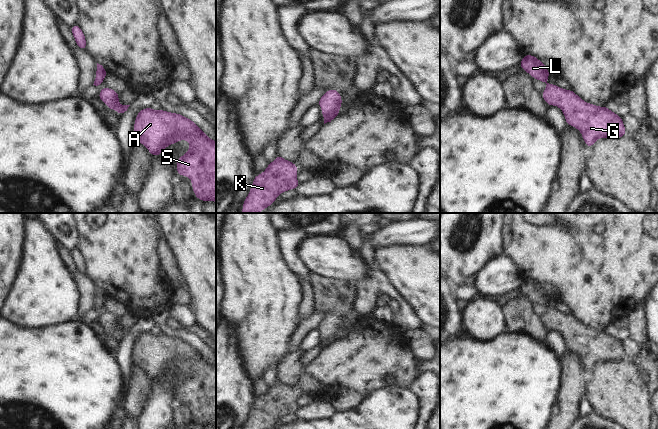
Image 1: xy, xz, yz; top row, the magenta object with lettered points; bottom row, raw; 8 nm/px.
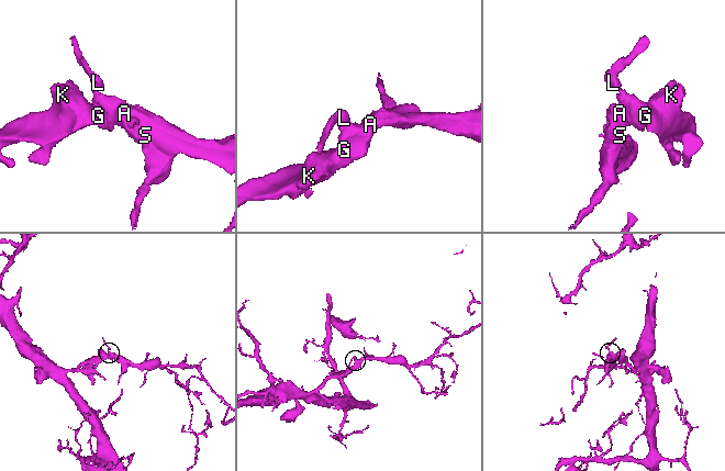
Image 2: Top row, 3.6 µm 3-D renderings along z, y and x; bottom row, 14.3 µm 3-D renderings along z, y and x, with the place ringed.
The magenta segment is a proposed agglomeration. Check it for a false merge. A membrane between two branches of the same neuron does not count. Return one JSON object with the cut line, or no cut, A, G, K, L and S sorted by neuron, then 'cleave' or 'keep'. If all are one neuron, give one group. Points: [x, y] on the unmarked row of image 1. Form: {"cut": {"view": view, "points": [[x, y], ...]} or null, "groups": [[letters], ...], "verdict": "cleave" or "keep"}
{"cut": null, "groups": [["A", "G", "K", "L", "S"]], "verdict": "keep"}

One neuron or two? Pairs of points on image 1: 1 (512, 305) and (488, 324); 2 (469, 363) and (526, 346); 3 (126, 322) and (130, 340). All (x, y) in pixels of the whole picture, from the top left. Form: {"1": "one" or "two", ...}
{"1": "two", "2": "one", "3": "two"}

